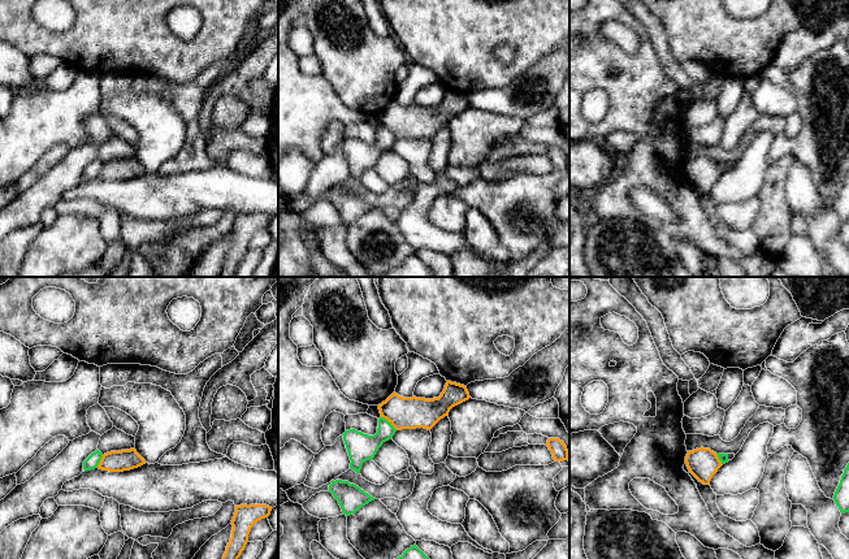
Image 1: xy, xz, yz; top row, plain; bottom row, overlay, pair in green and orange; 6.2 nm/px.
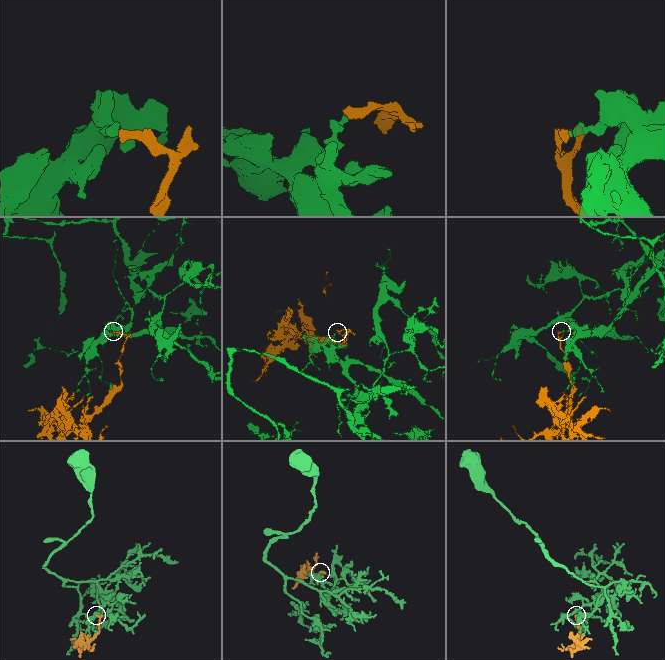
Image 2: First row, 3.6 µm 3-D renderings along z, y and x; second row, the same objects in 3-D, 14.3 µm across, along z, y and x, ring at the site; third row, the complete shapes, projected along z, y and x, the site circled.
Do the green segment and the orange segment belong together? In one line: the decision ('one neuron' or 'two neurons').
two neurons

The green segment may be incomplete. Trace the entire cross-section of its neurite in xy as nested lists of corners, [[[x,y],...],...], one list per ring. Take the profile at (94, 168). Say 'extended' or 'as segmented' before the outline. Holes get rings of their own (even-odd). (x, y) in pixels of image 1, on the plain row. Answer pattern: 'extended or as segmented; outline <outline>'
as segmented; outline [[[96,159],[95,161],[92,161],[85,170],[83,170],[83,178],[85,179],[91,179],[98,177],[100,169],[103,166],[103,162]]]

